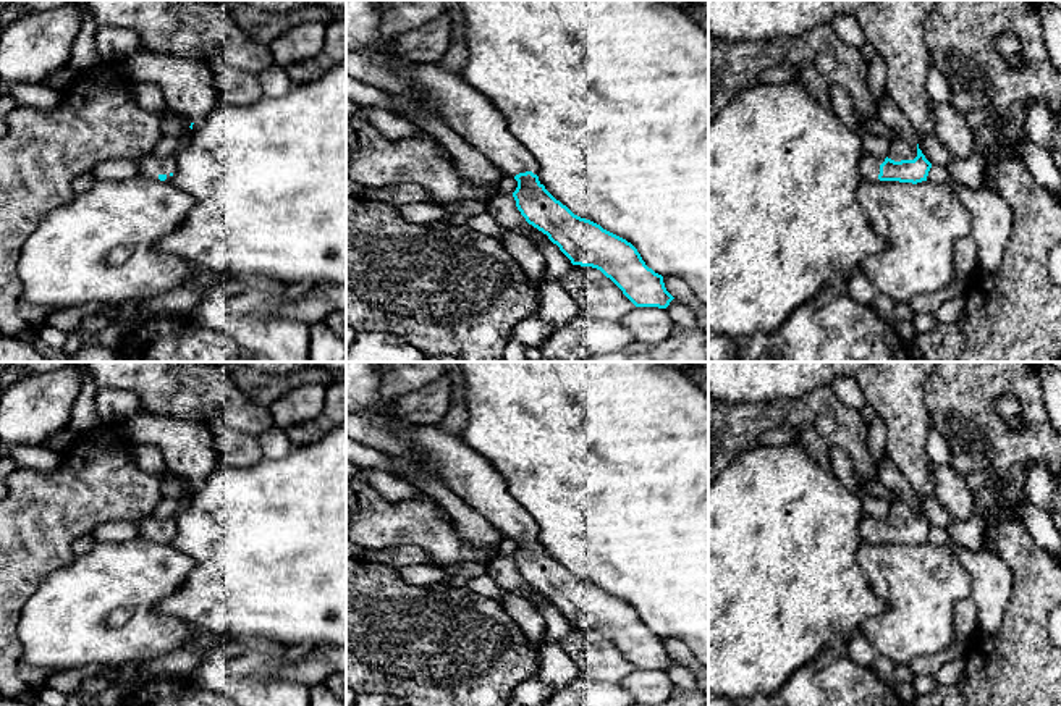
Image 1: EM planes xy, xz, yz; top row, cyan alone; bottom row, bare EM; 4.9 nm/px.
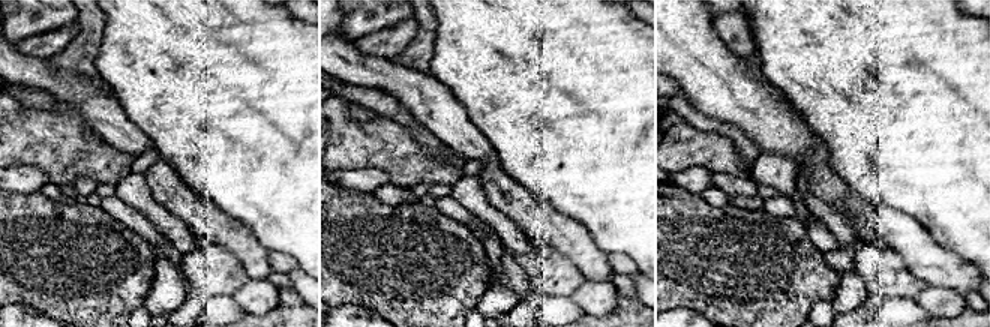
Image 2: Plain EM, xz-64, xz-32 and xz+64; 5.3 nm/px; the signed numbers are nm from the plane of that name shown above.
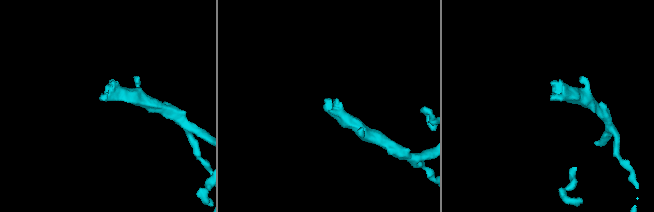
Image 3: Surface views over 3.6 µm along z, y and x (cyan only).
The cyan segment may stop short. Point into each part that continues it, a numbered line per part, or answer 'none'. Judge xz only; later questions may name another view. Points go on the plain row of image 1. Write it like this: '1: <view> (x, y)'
1: xz (469, 475)

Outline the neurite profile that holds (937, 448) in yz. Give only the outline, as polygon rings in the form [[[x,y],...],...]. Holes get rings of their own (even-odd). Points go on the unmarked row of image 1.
[[[933,425],[927,436],[927,452],[935,465],[949,465],[951,462],[949,446]]]

